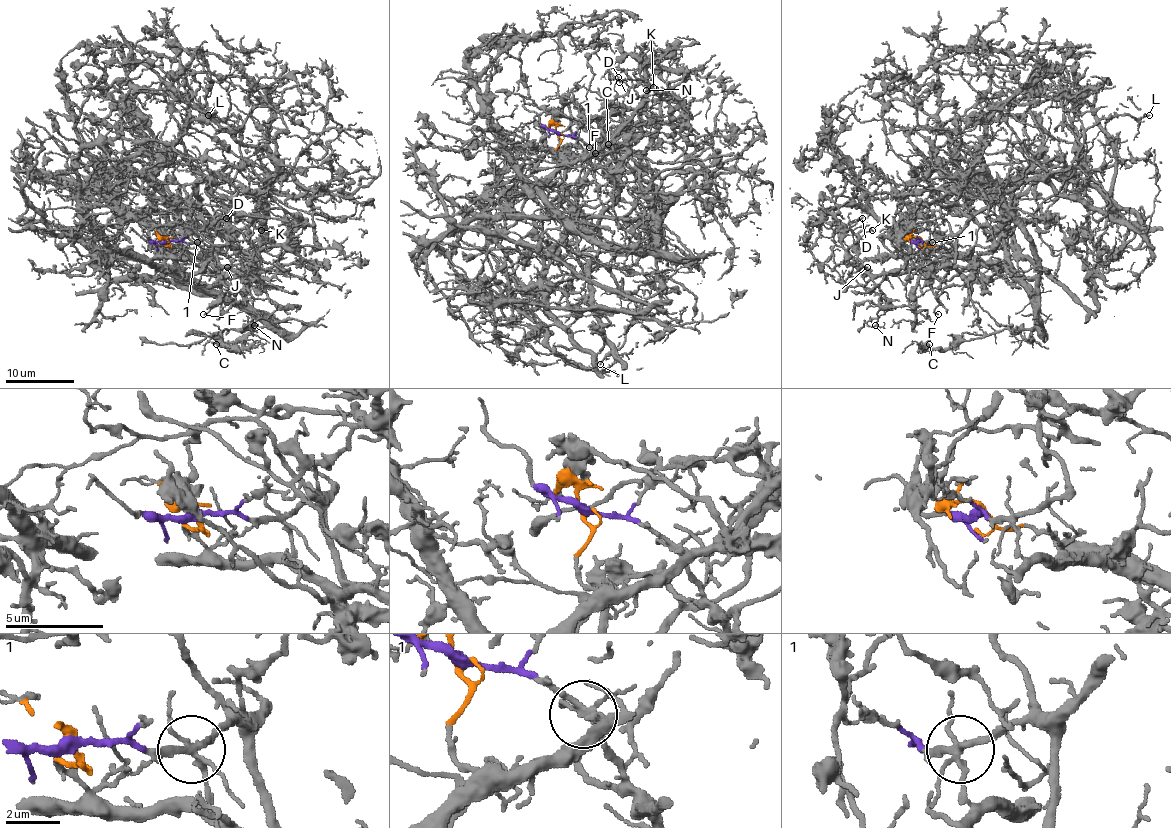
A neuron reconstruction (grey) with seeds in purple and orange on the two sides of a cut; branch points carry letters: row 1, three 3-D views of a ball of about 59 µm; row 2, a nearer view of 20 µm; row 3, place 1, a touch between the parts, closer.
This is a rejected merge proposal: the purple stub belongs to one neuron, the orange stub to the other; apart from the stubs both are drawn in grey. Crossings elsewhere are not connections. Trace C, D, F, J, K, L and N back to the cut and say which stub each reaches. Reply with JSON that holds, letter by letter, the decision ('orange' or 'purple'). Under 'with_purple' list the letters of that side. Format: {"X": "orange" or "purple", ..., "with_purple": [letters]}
{"C": "orange", "D": "orange", "F": "purple", "J": "orange", "K": "orange", "L": "purple", "N": "orange", "with_purple": ["F", "L"]}

